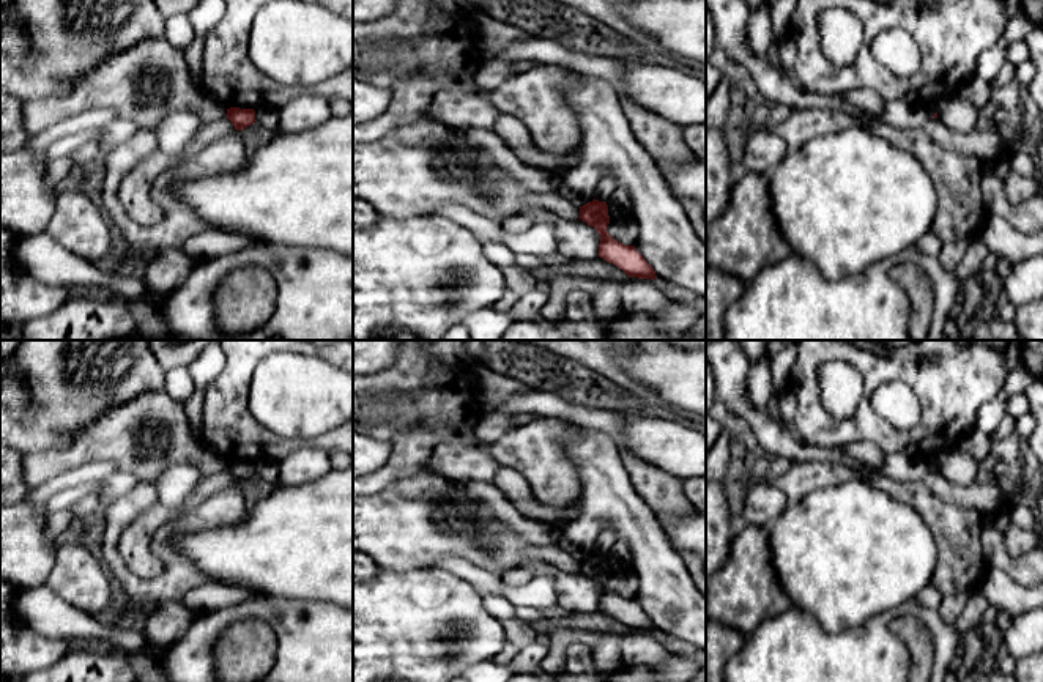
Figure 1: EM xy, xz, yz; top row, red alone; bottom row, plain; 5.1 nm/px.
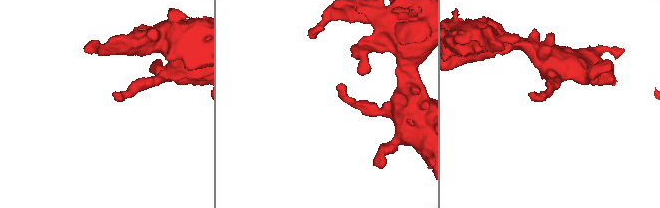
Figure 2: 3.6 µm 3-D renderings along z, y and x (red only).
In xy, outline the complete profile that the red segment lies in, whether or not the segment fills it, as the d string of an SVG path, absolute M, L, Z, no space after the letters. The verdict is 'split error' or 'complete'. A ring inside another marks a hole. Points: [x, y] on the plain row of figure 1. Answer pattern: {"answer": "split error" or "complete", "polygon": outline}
{"answer": "complete", "polygon": "M239 460L227 461L227 471L233 476L235 482L238 484L243 484L244 480L257 474L254 461L239 461Z"}

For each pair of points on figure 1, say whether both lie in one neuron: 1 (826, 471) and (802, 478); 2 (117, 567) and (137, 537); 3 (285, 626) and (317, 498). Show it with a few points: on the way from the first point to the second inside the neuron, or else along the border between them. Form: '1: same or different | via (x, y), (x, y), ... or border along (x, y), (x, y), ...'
1: same | via (820, 474), (809, 476)
2: different | border along (131, 523), (118, 555), (153, 578)
3: different | border along (263, 596), (328, 602)

